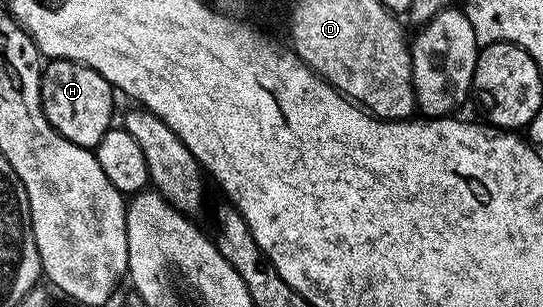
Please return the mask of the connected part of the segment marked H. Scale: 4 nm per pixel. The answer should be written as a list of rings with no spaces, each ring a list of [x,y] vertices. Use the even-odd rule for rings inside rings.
[[[60,58],[48,61],[43,66],[41,96],[49,124],[53,124],[53,128],[61,132],[65,140],[73,140],[73,144],[94,148],[99,145],[105,132],[112,129],[111,113],[115,110],[116,98],[113,88],[97,71],[82,62]]]

